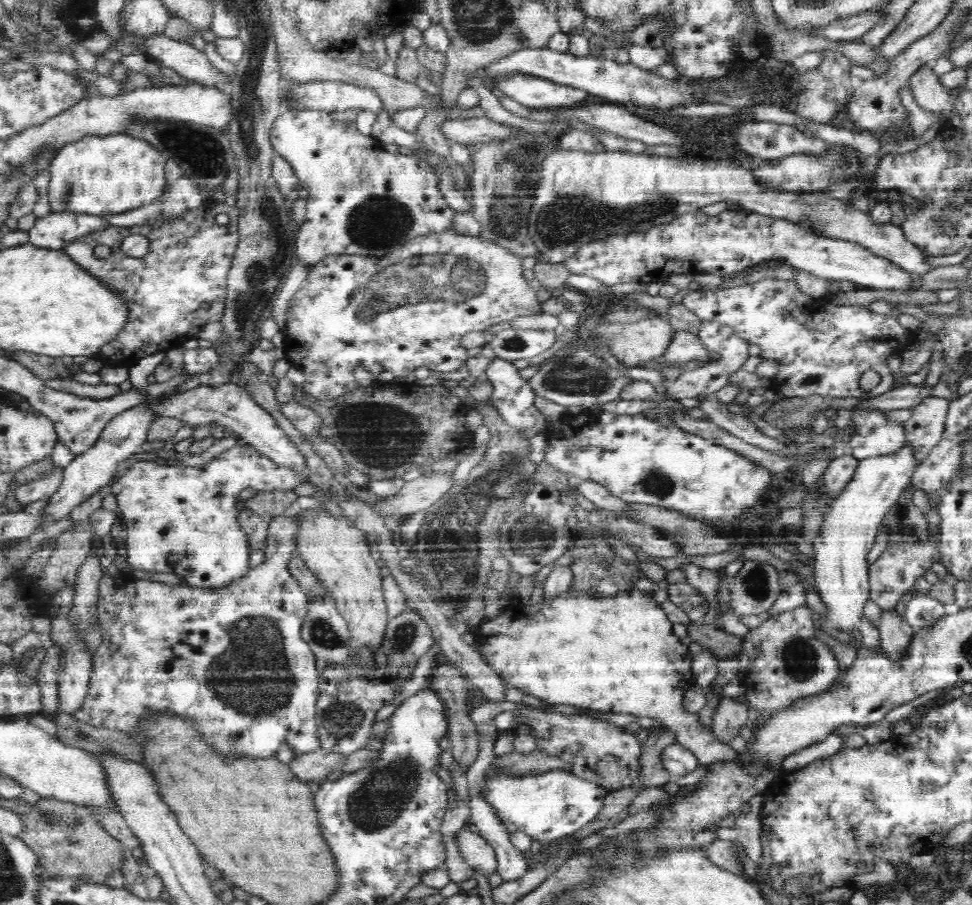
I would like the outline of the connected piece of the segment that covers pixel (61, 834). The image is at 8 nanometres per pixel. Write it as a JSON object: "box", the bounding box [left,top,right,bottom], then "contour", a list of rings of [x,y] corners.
{"box":[21,798,124,883],"contour":[[[42,798],[35,804],[32,812],[21,817],[26,825],[22,842],[37,854],[50,878],[104,883],[124,863],[122,842],[106,832],[86,805]]]}

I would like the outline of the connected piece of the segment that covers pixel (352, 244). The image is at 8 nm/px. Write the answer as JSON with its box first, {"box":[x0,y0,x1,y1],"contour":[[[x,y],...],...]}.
{"box":[270,109,458,264],"contour":[[[302,109],[301,111],[294,112],[285,110],[272,124],[270,130],[270,147],[276,155],[284,159],[292,171],[299,180],[300,185],[305,187],[309,195],[306,197],[306,221],[300,225],[298,233],[295,234],[294,242],[294,256],[295,262],[300,261],[305,264],[318,264],[326,257],[335,257],[342,255],[358,255],[363,257],[382,258],[393,250],[398,250],[401,246],[404,246],[409,240],[414,240],[420,237],[427,237],[430,235],[441,235],[447,232],[455,232],[456,216],[458,212],[454,208],[450,208],[450,204],[444,198],[444,194],[440,190],[440,176],[438,172],[434,172],[434,169],[428,166],[428,163],[422,159],[418,159],[416,155],[406,156],[400,154],[389,153],[384,149],[385,145],[379,139],[372,137],[371,135],[362,134],[355,125],[355,121],[350,123],[336,123],[332,121],[332,117],[328,117],[326,111],[310,109]]]}

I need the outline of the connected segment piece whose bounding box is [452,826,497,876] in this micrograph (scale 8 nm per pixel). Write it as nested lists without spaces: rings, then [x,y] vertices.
[[[464,826],[452,837],[462,859],[474,872],[488,876],[497,870],[494,849],[474,829]]]

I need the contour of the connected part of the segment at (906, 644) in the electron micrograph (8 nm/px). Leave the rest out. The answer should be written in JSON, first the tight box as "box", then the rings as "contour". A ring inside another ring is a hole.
{"box":[878,613,915,664],"contour":[[[888,613],[882,614],[878,629],[882,637],[881,650],[886,659],[894,664],[903,663],[909,657],[915,629],[901,615]]]}

